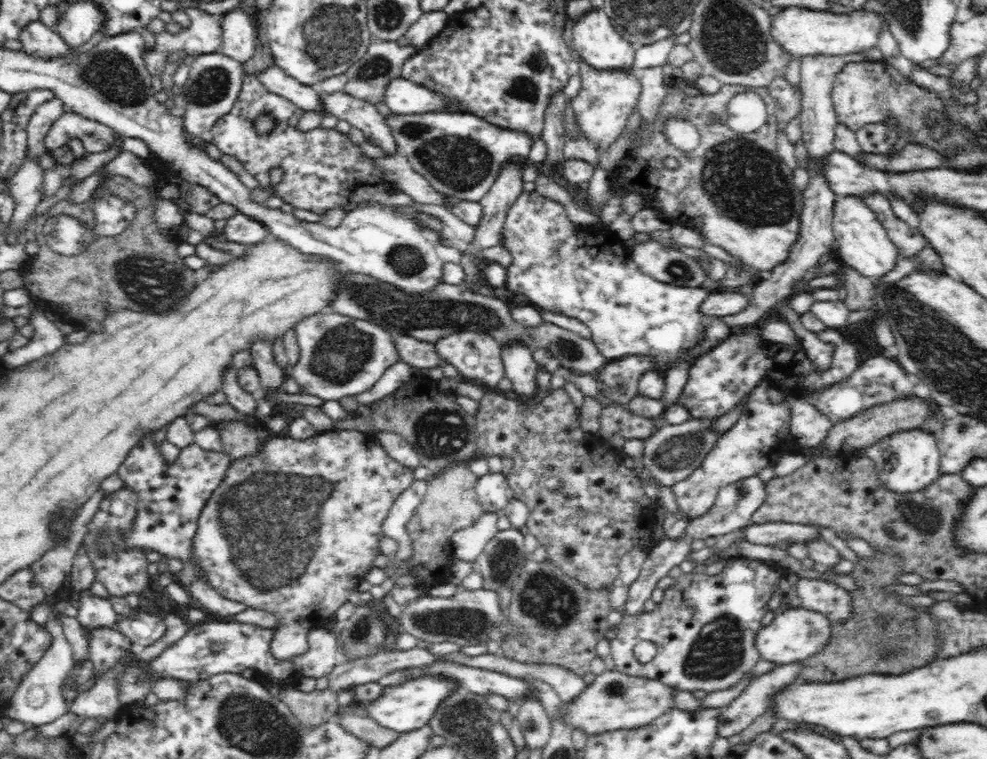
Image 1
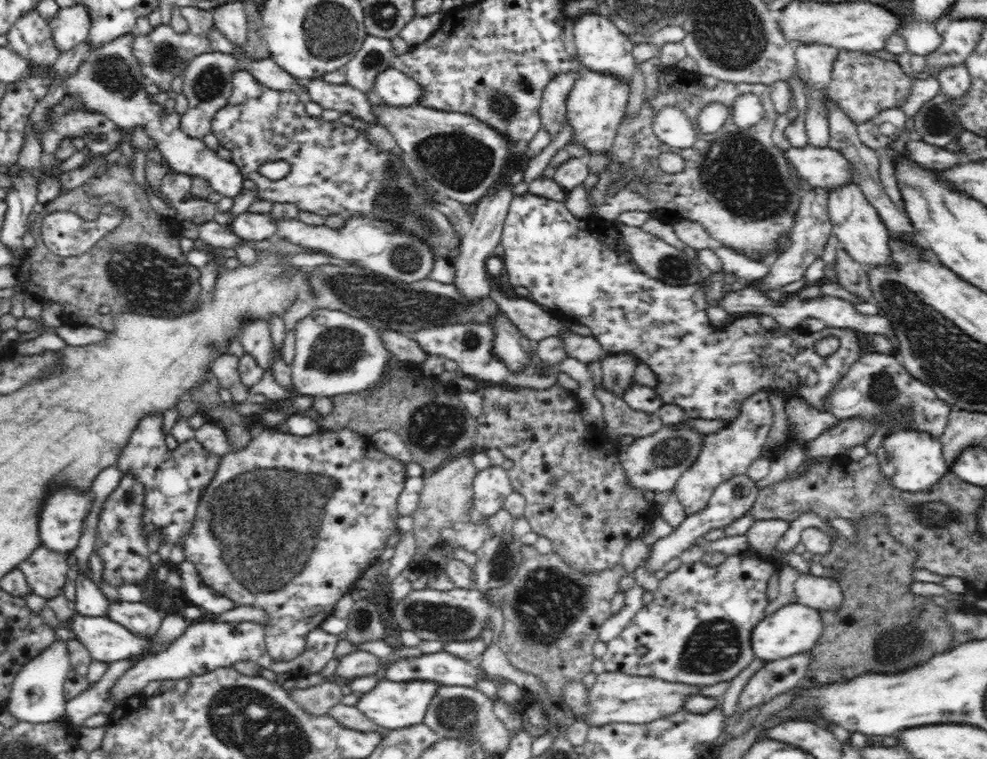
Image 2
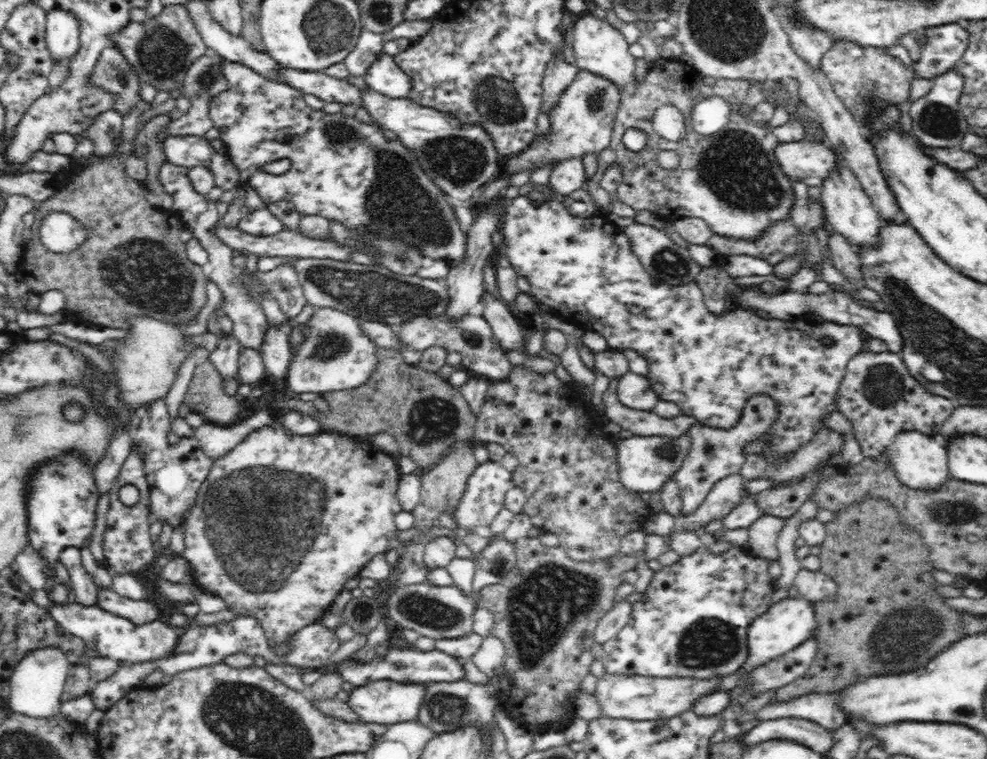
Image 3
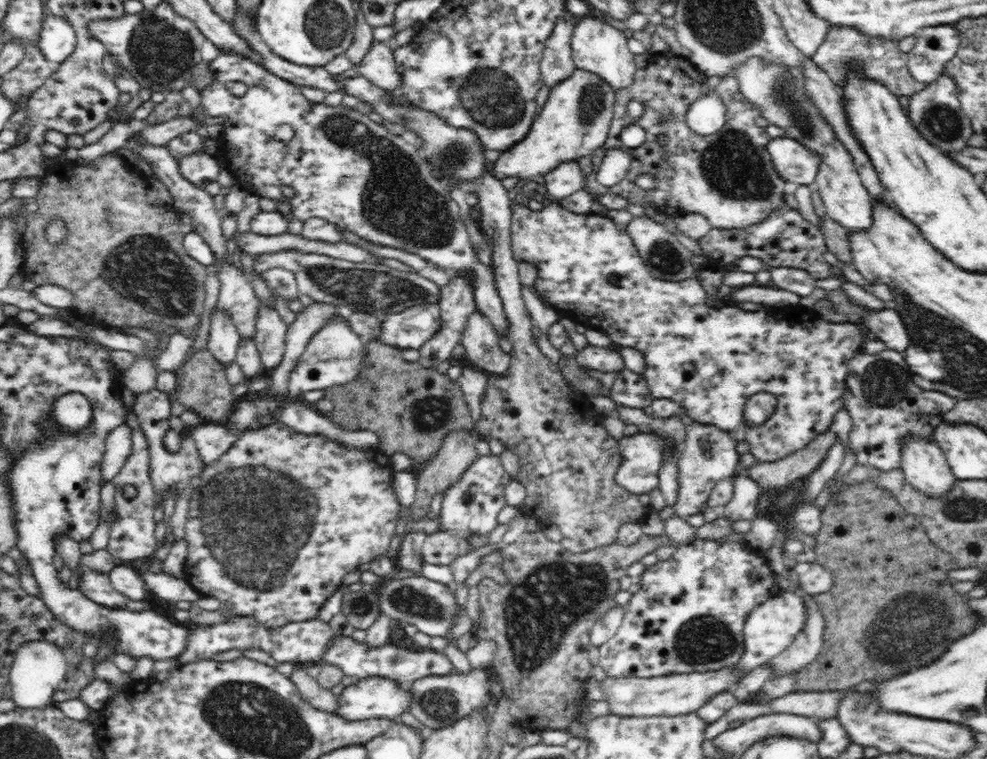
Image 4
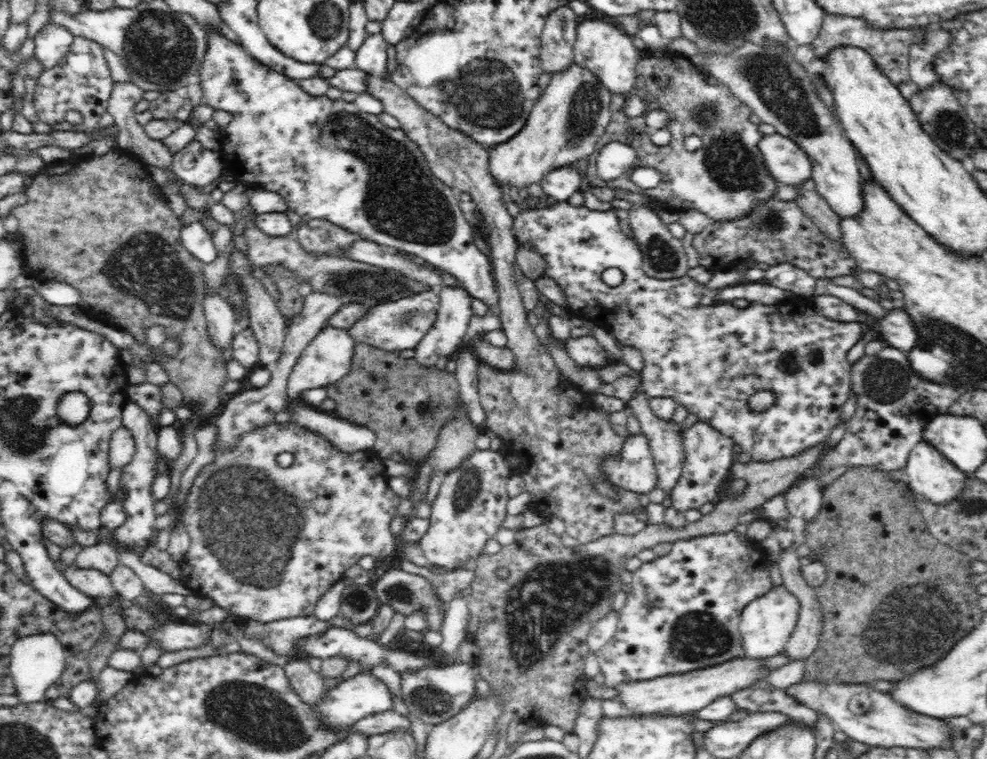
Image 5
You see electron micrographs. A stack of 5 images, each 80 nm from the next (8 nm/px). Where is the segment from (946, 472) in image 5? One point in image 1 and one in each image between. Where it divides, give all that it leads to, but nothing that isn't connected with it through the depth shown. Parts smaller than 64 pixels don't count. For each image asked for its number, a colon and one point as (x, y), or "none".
1: (906, 461)
2: (912, 461)
3: (920, 462)
4: (925, 468)

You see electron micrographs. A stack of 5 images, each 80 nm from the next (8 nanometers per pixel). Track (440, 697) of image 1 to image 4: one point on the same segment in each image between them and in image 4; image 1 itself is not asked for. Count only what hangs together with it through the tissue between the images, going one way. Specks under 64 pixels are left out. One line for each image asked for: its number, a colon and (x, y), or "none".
2: (391, 704)
3: (386, 702)
4: (376, 697)

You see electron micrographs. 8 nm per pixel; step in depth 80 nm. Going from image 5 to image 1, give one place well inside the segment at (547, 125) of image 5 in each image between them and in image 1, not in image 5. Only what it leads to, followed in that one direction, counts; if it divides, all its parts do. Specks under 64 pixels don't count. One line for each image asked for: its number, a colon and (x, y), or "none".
1: (604, 103)
2: (596, 106)
3: (582, 122)
4: (575, 120)

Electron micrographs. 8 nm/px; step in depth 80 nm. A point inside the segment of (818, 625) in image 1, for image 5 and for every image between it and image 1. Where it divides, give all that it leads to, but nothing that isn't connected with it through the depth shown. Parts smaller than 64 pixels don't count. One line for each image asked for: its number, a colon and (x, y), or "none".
2: (794, 629)
3: (784, 626)
4: (770, 628)
5: (766, 624)

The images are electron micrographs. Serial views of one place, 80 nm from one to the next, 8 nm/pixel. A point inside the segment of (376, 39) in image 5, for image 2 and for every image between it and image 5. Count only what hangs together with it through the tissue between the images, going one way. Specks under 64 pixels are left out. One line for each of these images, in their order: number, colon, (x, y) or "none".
2: (394, 87)
3: (384, 76)
4: (379, 67)

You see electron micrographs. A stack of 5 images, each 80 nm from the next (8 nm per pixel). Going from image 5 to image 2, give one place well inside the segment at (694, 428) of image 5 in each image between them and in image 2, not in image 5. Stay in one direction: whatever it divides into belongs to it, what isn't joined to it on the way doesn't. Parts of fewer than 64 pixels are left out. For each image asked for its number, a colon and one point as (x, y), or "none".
2: (729, 452)
3: (715, 453)
4: (707, 455)

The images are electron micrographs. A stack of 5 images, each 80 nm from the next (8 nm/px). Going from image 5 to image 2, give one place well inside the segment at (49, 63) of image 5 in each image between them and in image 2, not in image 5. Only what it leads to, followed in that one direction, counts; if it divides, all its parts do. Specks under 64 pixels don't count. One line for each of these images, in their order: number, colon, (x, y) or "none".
2: (70, 27)
3: (62, 28)
4: (58, 40)

